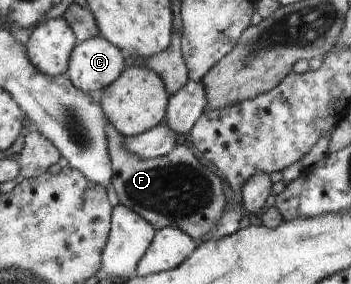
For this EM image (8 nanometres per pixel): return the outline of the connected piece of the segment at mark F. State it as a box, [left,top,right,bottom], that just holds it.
[106,123,228,242]

